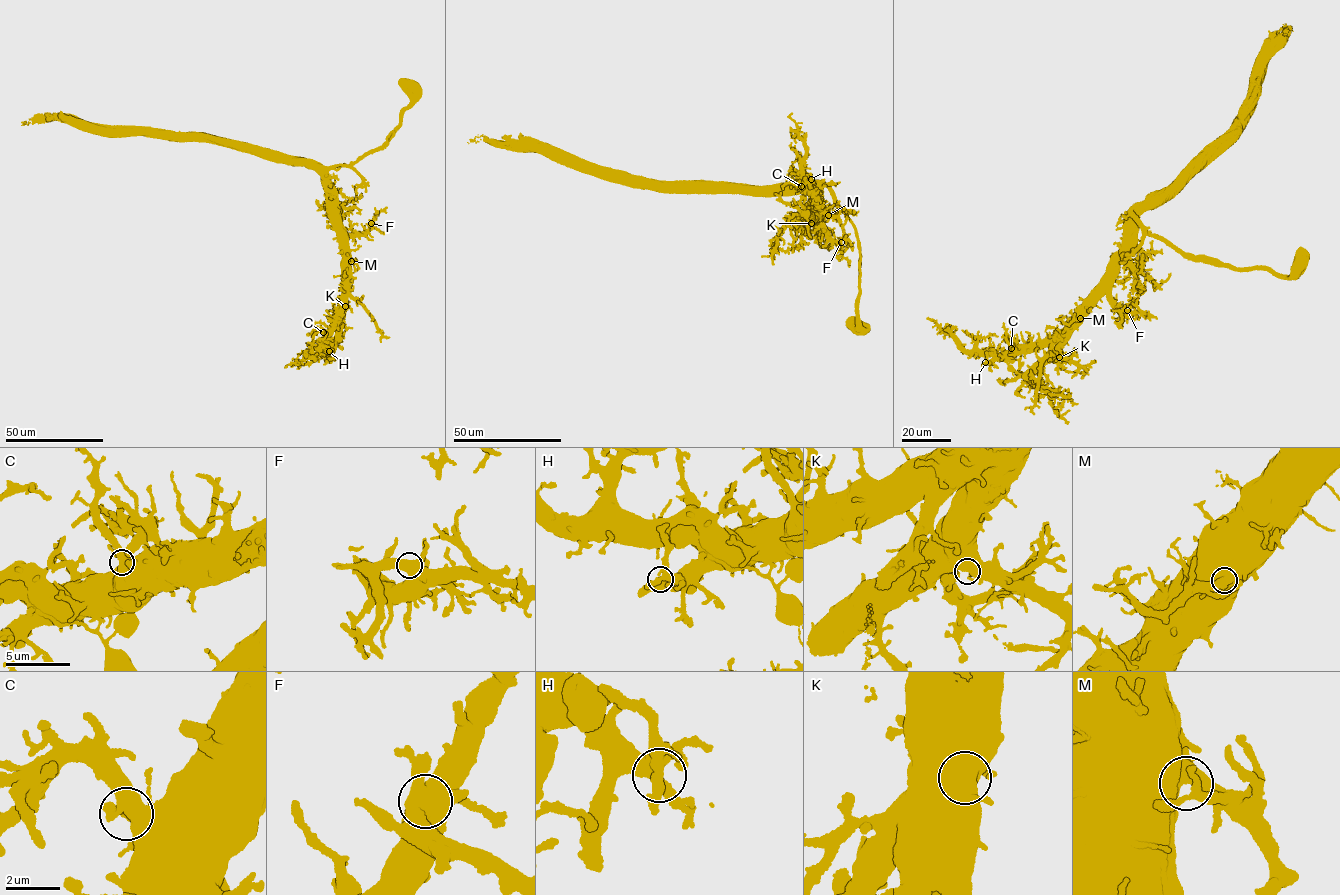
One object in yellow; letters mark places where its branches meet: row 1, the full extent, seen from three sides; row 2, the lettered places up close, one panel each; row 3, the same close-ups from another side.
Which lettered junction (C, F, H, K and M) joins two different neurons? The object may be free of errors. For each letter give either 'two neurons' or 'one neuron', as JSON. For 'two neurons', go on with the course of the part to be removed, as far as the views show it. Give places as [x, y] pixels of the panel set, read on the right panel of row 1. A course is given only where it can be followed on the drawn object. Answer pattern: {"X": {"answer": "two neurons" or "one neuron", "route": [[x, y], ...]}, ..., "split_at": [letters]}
{"C": {"answer": "one neuron"}, "F": {"answer": "one neuron"}, "H": {"answer": "two neurons", "route": [[986, 362], [988, 356], [1007, 362], [1018, 373], [1030, 377], [1033, 383]]}, "K": {"answer": "one neuron"}, "M": {"answer": "one neuron"}, "split_at": ["H"]}

